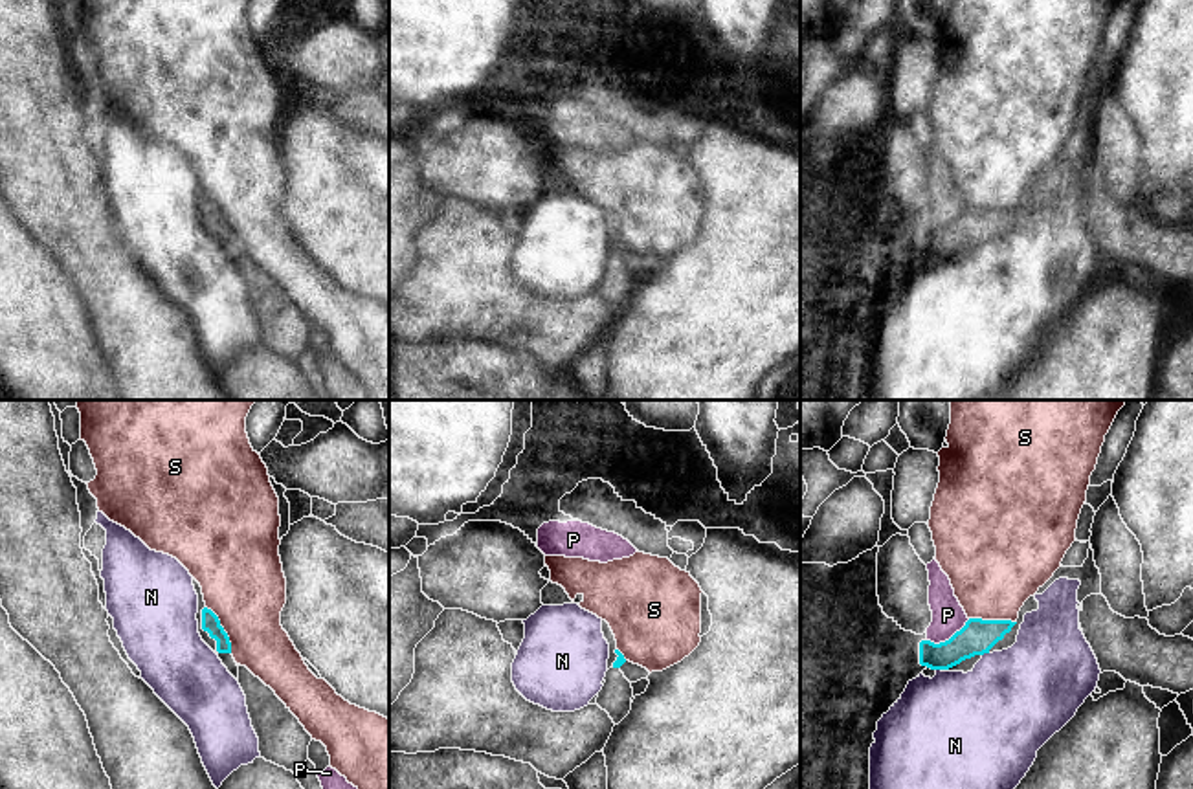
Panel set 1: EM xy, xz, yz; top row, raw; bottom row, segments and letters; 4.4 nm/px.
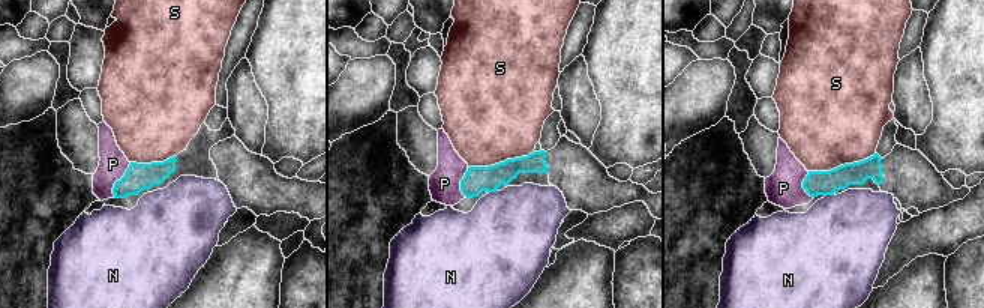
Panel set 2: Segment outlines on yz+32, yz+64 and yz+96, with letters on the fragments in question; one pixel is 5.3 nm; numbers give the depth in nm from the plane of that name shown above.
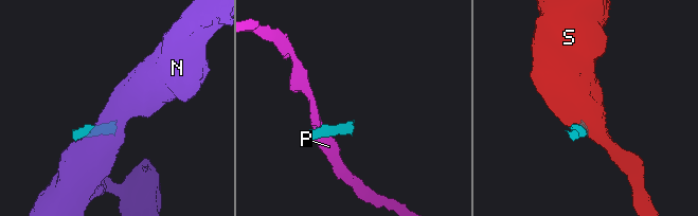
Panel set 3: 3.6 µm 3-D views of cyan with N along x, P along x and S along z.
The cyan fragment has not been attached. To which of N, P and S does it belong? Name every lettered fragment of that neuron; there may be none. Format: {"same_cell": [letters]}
{"same_cell": []}

